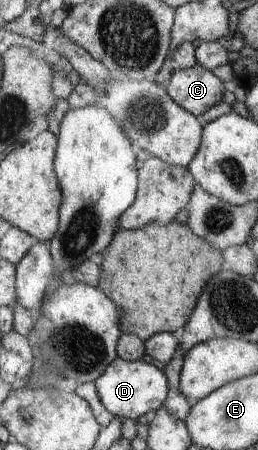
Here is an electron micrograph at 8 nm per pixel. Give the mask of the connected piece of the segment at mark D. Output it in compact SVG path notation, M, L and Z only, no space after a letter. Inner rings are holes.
M117 357L94 384L103 407L113 417L130 418L134 421L143 414L160 409L166 403L170 392L170 382L165 372L153 363L144 362L143 359L131 361Z

